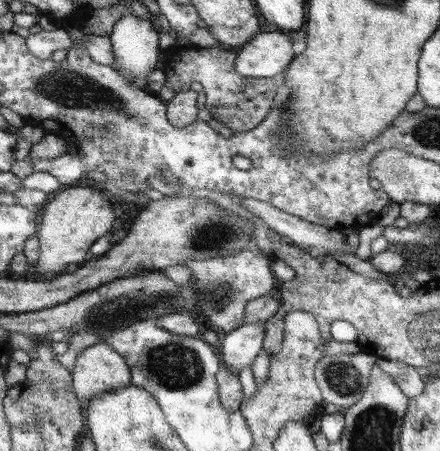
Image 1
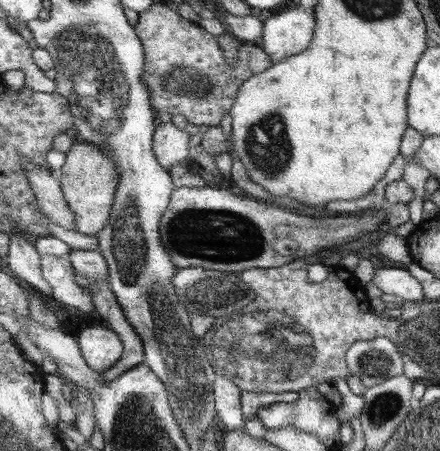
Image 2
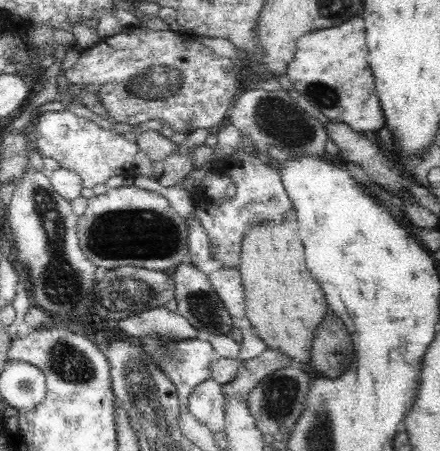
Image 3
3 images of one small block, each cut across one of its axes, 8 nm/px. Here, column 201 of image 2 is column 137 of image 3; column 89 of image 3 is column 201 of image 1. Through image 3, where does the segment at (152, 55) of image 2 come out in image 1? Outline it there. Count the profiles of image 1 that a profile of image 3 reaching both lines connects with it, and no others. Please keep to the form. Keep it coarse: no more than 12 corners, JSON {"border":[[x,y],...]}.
{"border":[[173,46],[173,92],[199,82],[211,118],[255,130],[275,104],[273,78],[235,72],[235,50]]}

